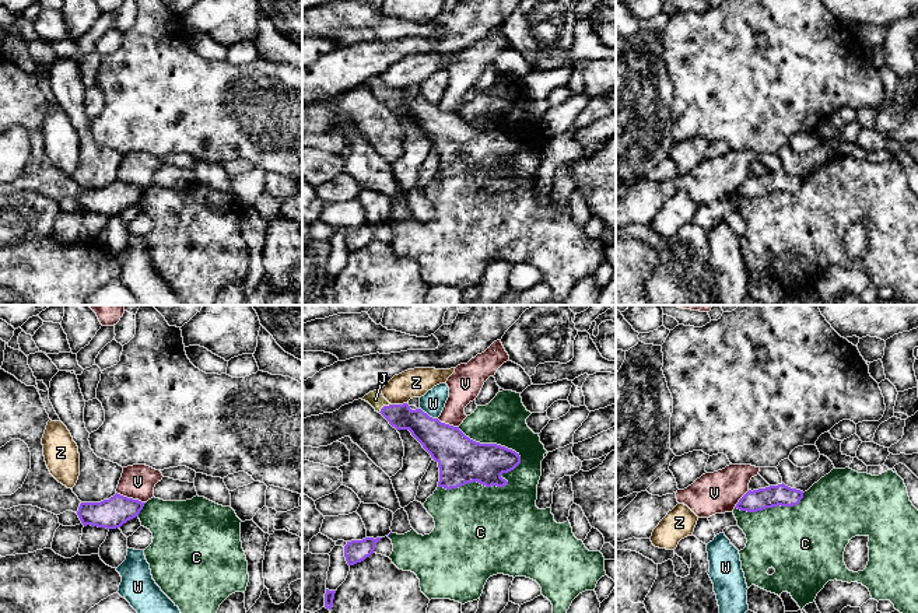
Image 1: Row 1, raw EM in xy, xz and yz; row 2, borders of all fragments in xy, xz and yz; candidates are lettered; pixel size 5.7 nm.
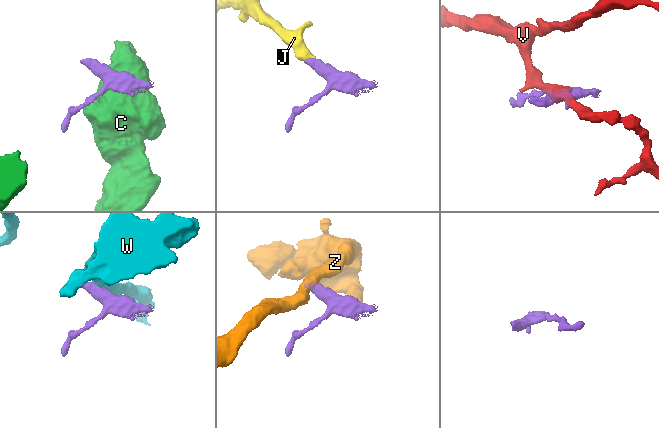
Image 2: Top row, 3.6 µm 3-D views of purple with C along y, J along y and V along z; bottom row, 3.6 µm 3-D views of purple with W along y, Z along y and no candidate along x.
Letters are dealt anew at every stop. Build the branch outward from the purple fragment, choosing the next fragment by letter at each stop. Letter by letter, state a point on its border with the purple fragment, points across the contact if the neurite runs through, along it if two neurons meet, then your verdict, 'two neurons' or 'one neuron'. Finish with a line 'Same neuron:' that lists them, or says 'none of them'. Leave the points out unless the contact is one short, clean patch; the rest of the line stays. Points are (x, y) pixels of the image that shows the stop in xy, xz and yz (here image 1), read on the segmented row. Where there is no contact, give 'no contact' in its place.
C: xz (489, 486) | two neurons
J: xz (384, 406) | across xz (420, 424), (395, 414), (384, 406), (375, 399) | one neuron
V: xy (130, 498) | along xy (116, 491), (144, 503) | two neurons
W: xz (427, 414) | along xz (420, 407), (437, 419) | two neurons
Z: xz (398, 405) | along xz (406, 402), (391, 405) | two neurons
Same neuron: J

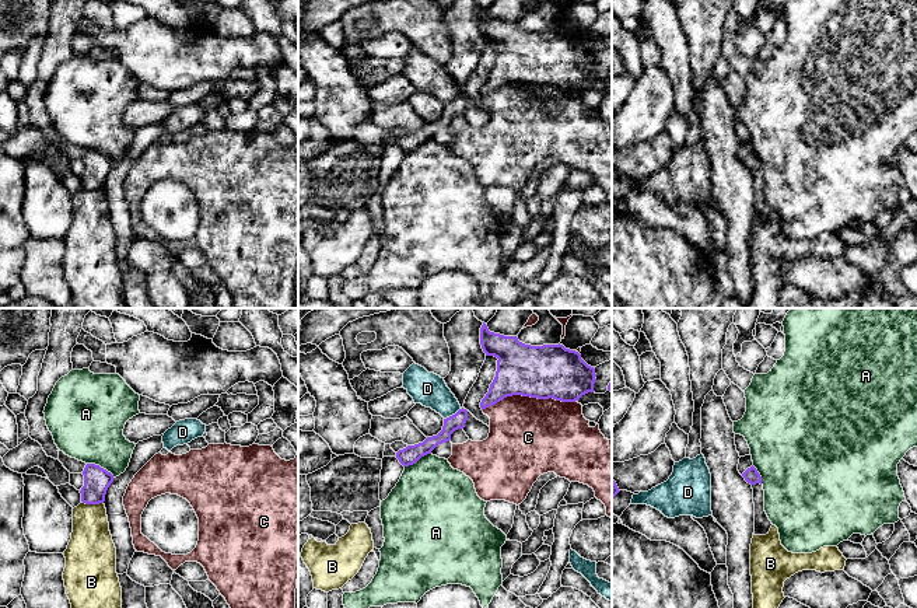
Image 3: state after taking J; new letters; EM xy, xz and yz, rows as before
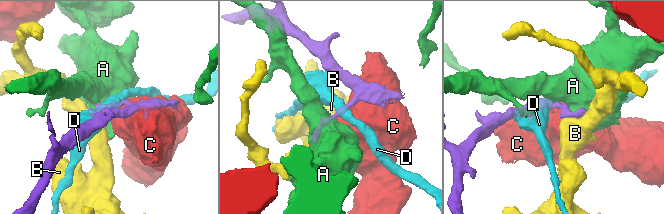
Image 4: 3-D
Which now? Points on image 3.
A: xy (100, 467) | two neurons
B: xy (93, 503) | along xy (83, 502), (102, 503) | two neurons
C: xz (528, 395) | two neurons
D: xz (452, 415) | along xz (462, 408), (444, 419) | two neurons
Same neuron: none of them

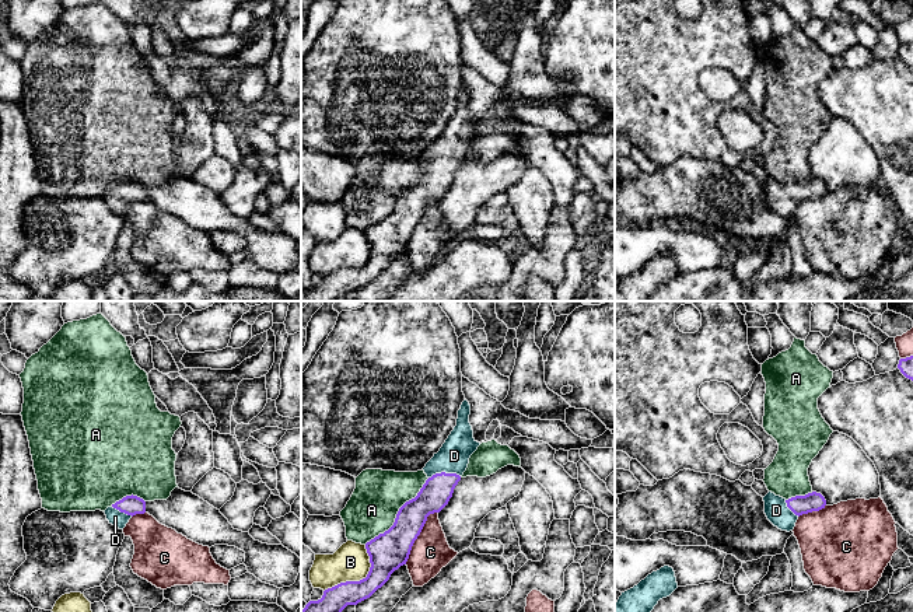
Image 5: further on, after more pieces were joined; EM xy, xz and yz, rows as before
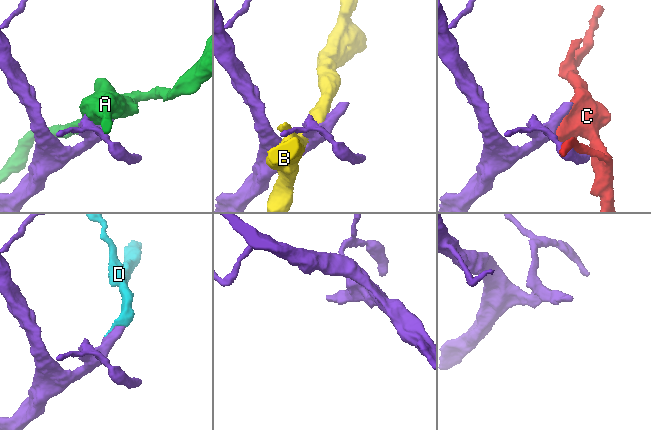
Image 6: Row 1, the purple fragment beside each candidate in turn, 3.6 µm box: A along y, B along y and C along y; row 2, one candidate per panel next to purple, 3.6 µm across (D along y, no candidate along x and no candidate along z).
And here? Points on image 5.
A: xz (396, 514) | two neurons
B: xz (360, 580) | two neurons
C: xz (419, 534) | two neurons
D: xz (444, 472) | across xz (437, 490), (444, 472), (454, 455) | one neuron
Same neuron: D

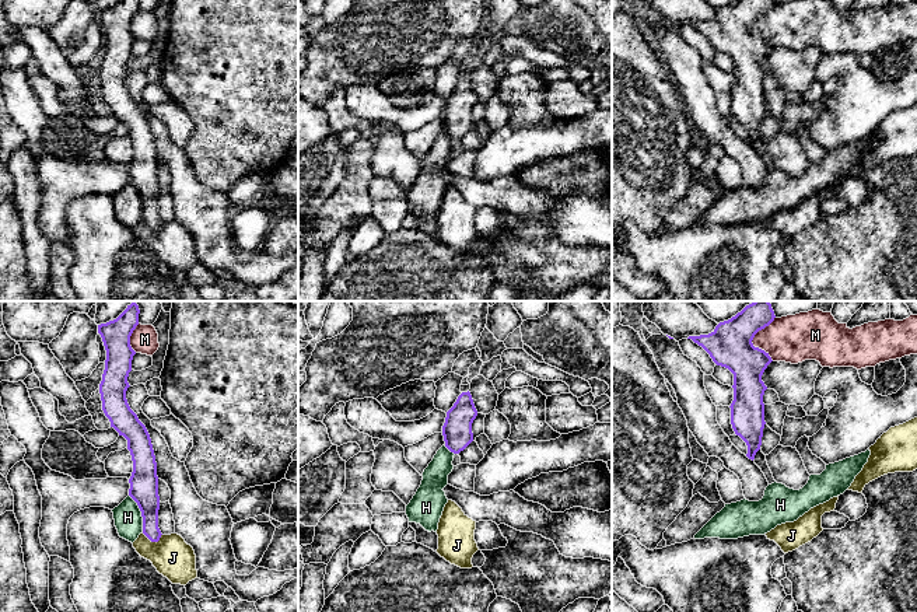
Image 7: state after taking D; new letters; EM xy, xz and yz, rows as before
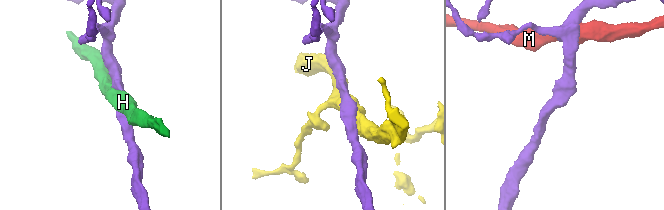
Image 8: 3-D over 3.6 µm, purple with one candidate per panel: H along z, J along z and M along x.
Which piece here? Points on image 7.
H: xy (142, 513) | two neurons
J: xy (151, 541) | two neurons
M: yz (752, 339) | along yz (774, 317), (752, 341), (772, 360) | two neurons
Same neuron: none of them

